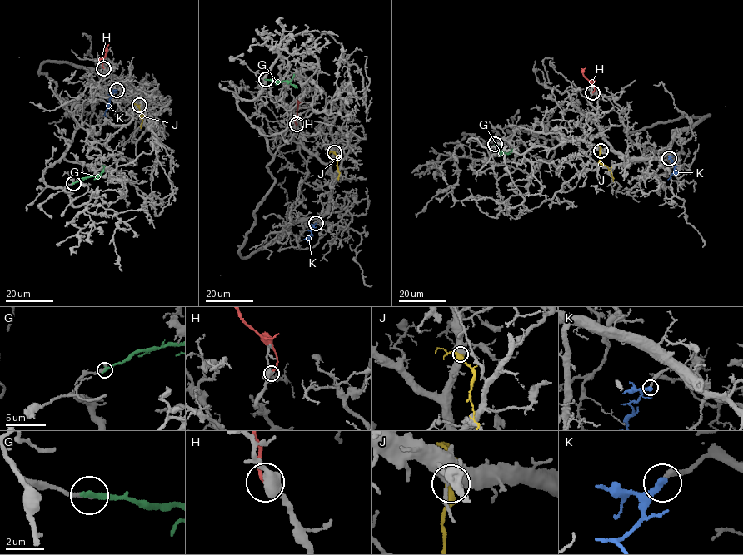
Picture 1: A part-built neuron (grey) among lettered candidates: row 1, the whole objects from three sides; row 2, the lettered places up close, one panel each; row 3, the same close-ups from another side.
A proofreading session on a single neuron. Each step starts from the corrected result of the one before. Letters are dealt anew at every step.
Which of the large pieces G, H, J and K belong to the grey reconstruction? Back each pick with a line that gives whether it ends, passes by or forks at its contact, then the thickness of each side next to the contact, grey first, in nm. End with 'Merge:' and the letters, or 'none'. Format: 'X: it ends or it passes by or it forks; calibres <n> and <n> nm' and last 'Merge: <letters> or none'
K: it ends; calibres 190 and 360 nm
Merge: K

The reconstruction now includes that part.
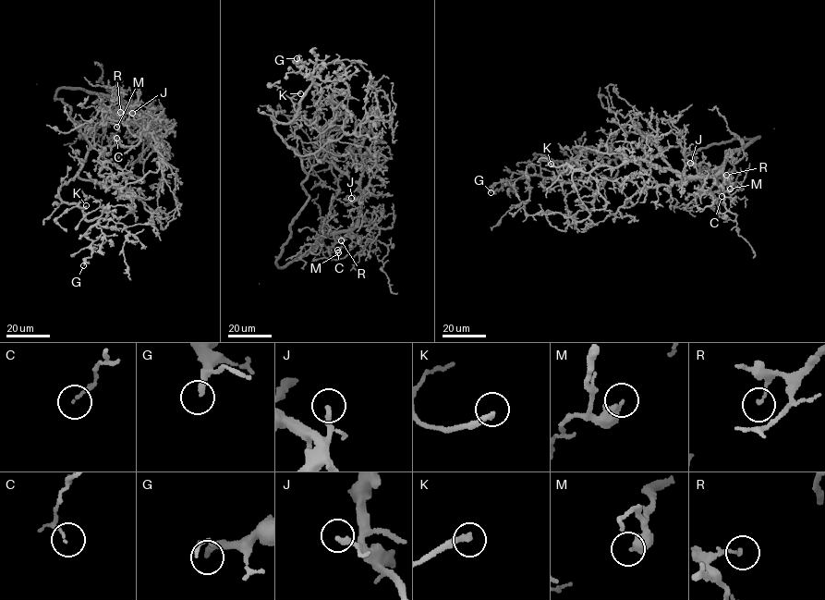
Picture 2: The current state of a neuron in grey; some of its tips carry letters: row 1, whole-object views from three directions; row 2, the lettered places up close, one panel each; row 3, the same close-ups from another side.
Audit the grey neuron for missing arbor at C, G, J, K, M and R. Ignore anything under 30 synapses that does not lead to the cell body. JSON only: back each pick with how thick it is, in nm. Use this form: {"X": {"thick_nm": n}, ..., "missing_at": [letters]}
{"G": {"thick_nm": 240}, "J": {"thick_nm": 160}, "K": {"thick_nm": 240}, "missing_at": ["G", "J", "K"]}

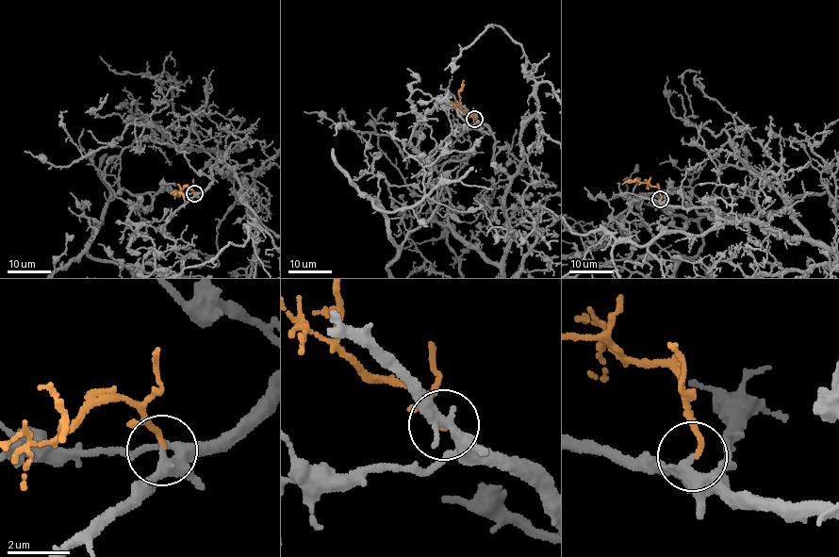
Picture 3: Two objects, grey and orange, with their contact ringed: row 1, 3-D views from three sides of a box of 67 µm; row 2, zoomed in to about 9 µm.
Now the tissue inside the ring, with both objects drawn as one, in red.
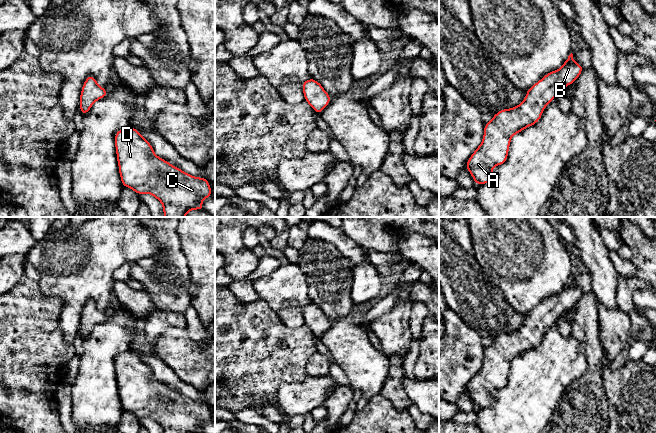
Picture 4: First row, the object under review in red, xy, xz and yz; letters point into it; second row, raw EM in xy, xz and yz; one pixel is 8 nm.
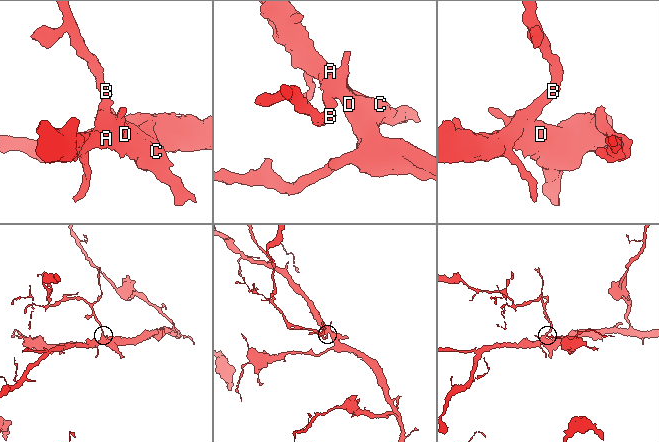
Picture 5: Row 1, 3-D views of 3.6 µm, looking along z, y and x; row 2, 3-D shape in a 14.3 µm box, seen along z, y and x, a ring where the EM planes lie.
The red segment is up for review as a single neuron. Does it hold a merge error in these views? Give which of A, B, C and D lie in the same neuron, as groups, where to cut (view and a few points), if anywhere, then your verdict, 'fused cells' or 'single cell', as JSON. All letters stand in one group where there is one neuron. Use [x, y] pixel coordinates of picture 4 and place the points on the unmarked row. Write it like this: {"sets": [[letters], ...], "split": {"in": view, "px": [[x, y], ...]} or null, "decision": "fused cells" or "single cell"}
{"sets": [["A", "B", "C", "D"]], "split": null, "decision": "single cell"}

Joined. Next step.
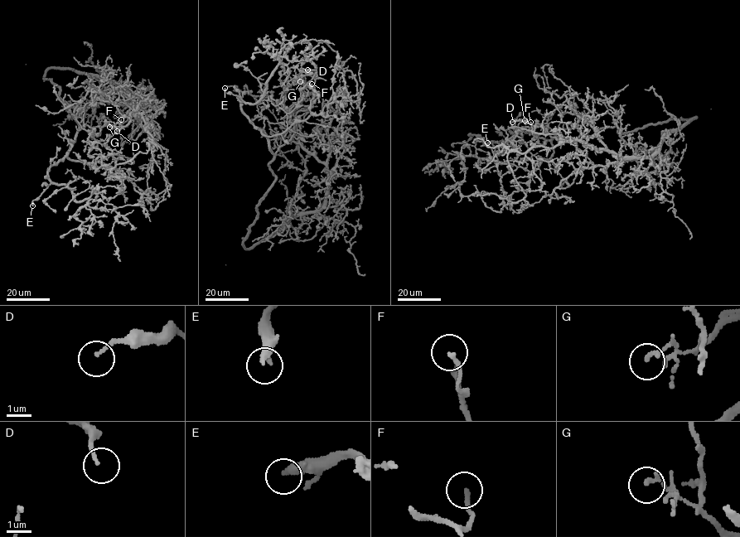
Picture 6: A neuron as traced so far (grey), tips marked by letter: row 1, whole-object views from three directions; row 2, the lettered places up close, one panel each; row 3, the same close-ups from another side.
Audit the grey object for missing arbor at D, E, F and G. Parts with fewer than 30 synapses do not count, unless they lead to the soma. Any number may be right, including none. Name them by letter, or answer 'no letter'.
E

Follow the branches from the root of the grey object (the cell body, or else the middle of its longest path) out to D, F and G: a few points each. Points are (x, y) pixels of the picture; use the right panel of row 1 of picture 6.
D: (587, 115), (606, 148), (564, 141), (557, 133), (536, 133), (524, 121), (512, 122)
F: (587, 115), (606, 148), (588, 147), (577, 140), (564, 141), (557, 133), (536, 133), (530, 122)
G: (587, 115), (606, 148), (588, 147), (577, 140), (564, 141), (557, 133), (536, 133), (530, 123), (524, 120)

